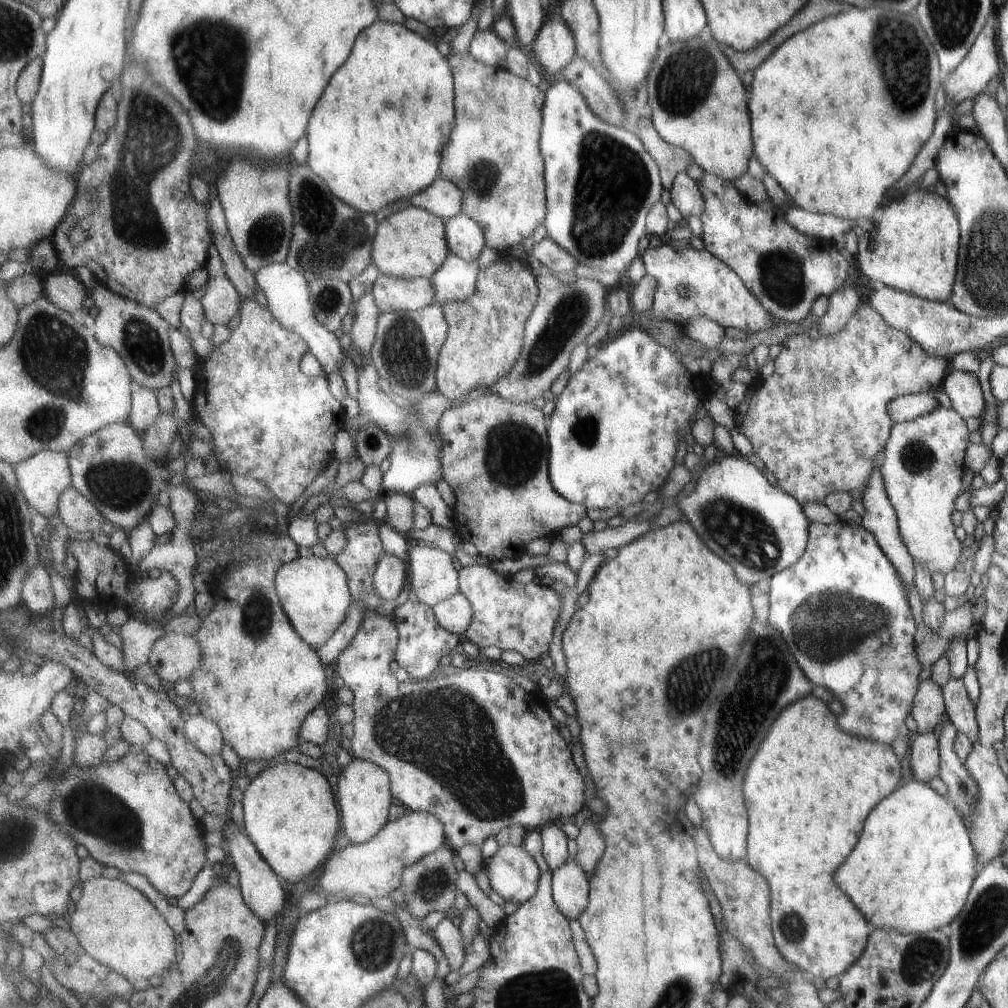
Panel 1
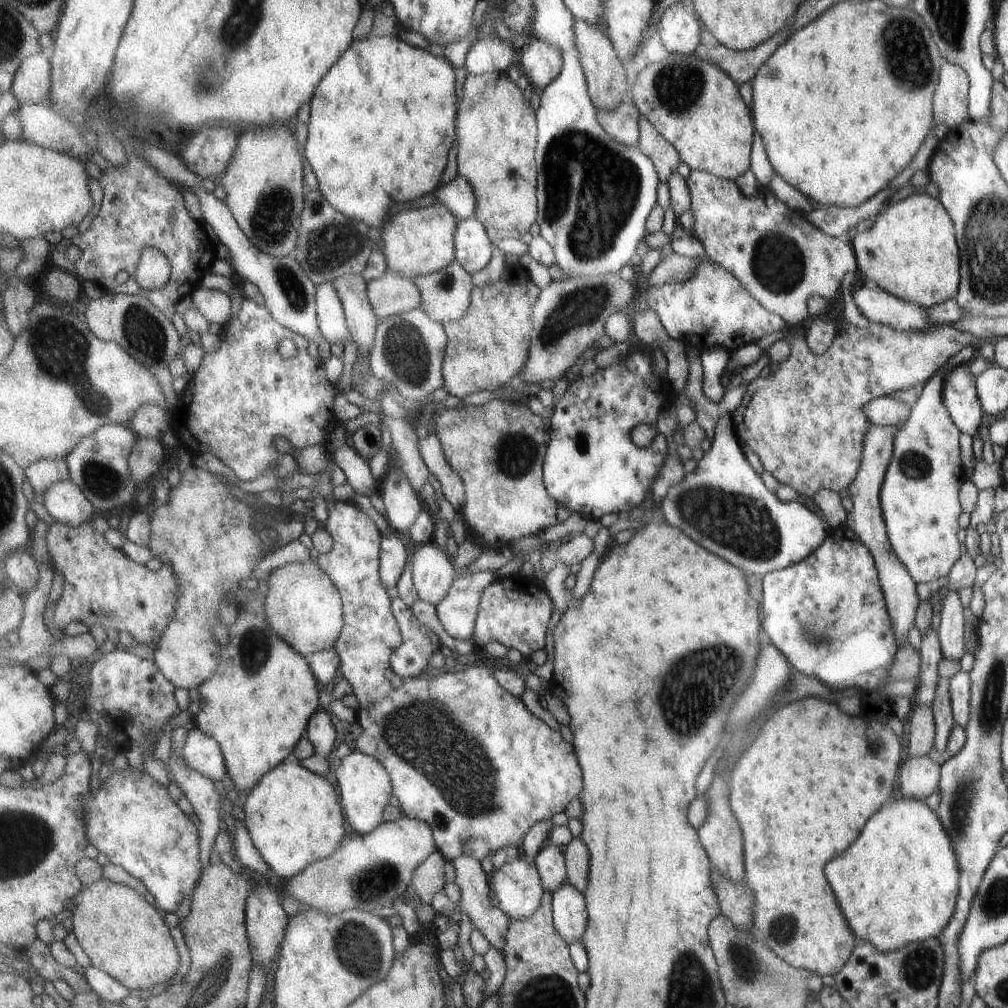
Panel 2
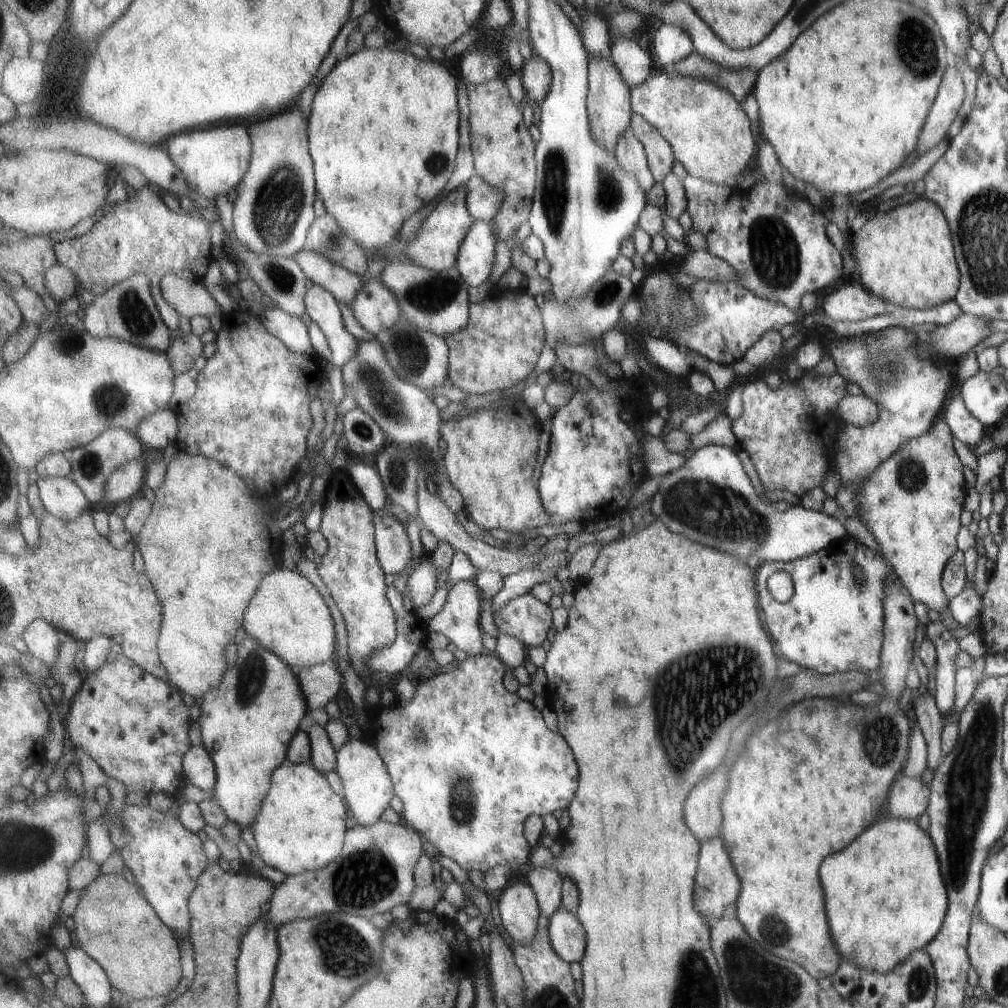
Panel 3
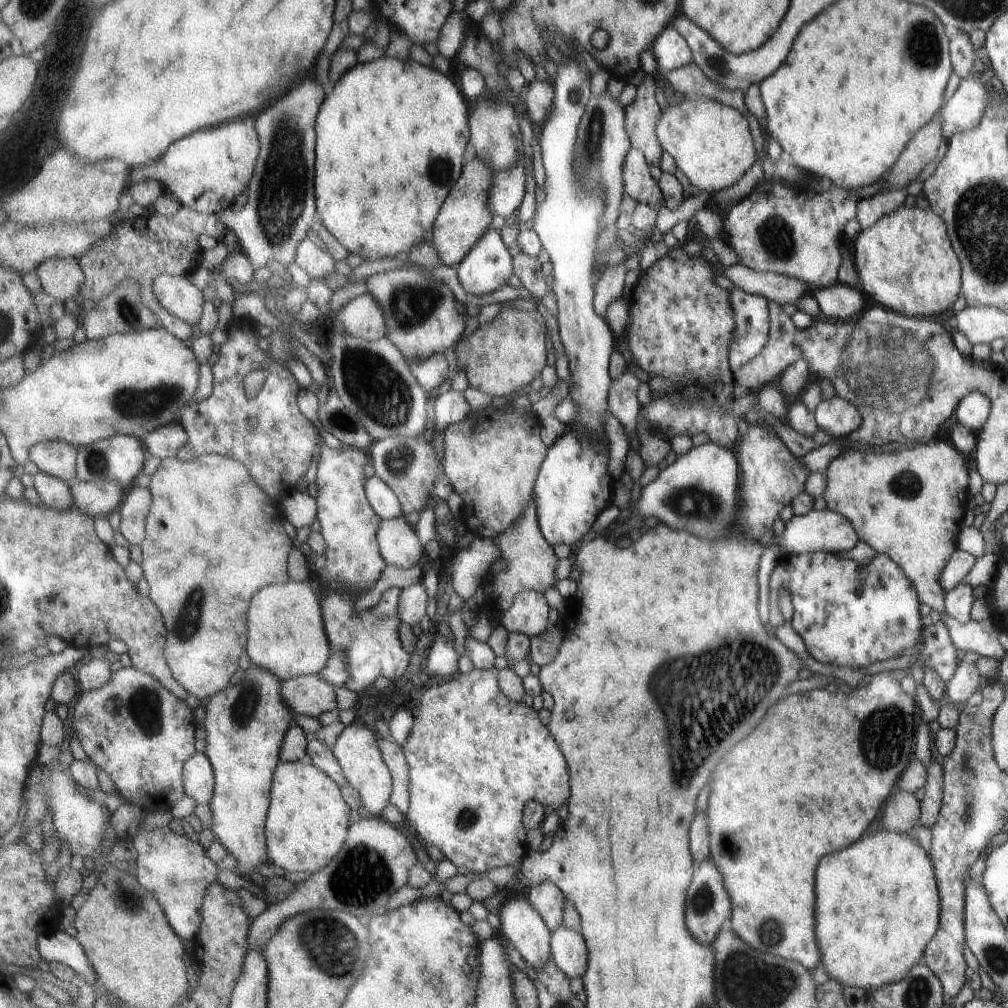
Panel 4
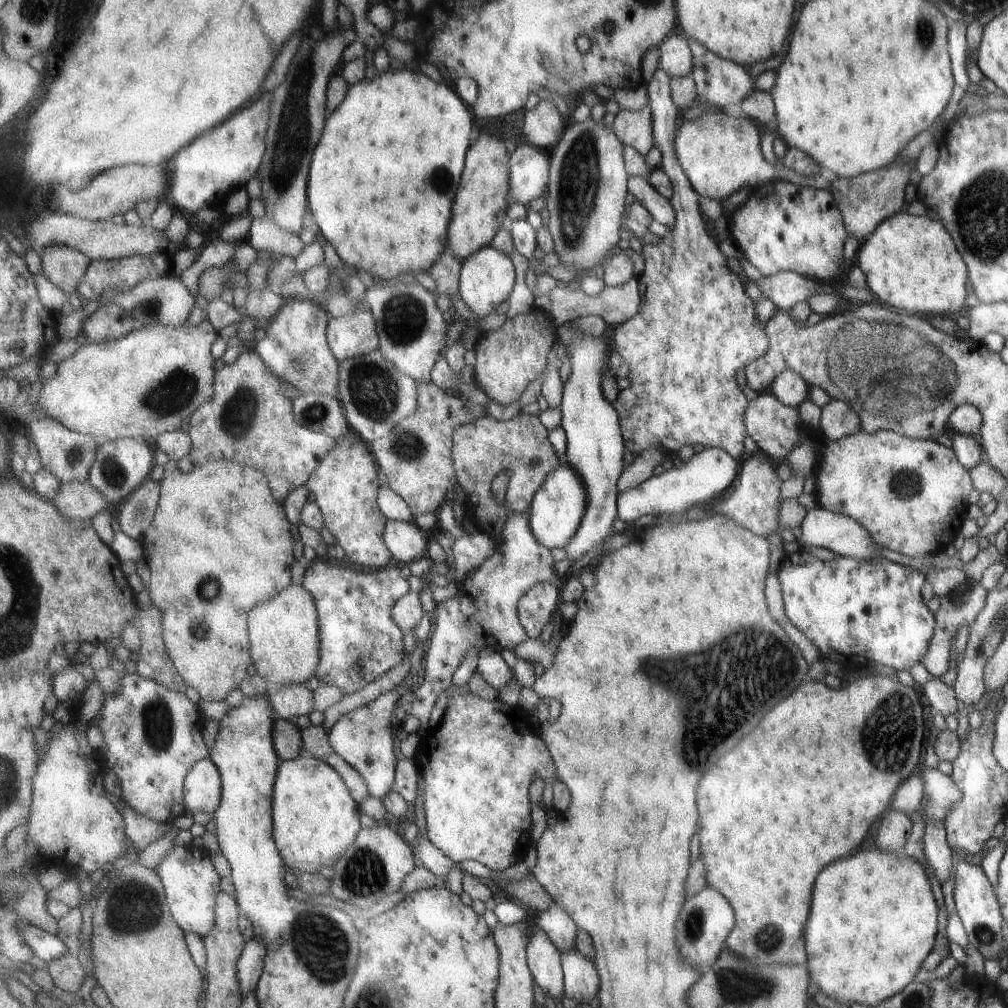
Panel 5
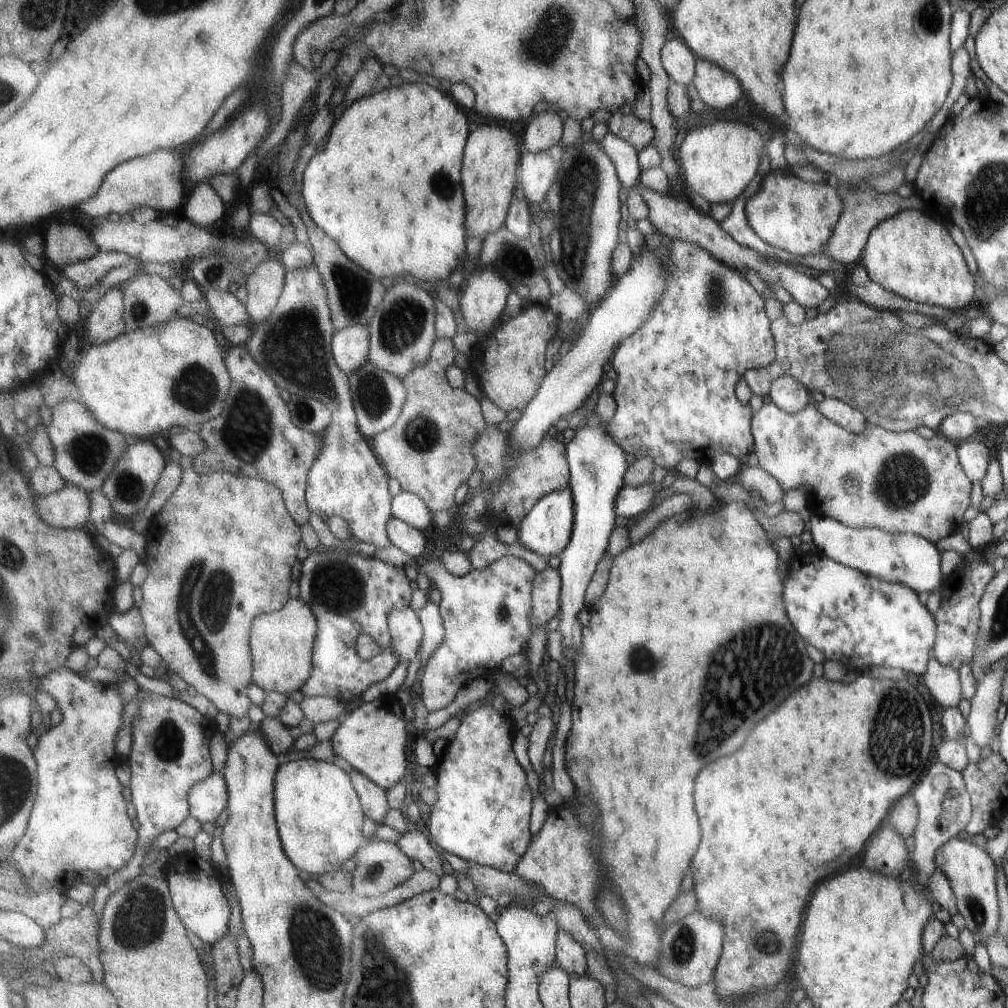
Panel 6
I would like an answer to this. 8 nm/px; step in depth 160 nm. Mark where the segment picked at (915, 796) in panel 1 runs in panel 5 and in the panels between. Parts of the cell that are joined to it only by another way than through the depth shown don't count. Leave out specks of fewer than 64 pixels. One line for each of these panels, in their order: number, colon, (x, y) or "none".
2: (897, 883)
3: (884, 897)
4: (877, 902)
5: (874, 917)

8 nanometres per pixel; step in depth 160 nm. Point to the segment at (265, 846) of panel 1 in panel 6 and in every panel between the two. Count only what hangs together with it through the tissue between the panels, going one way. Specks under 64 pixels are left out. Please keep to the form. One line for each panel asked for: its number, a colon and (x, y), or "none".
2: (294, 817)
3: (301, 827)
4: (308, 821)
5: (316, 819)
6: (320, 816)

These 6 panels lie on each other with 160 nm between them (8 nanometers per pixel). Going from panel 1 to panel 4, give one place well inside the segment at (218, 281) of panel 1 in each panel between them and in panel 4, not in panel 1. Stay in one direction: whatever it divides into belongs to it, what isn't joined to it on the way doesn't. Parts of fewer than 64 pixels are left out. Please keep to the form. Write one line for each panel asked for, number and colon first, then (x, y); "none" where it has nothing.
2: (215, 306)
3: (192, 299)
4: (181, 297)

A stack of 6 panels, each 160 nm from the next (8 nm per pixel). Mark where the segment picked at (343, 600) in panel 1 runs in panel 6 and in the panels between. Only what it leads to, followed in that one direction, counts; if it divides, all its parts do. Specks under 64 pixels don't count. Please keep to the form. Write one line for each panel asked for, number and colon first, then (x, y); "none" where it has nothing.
2: (304, 606)
3: (288, 615)
4: (287, 636)
5: (284, 633)
6: (283, 643)

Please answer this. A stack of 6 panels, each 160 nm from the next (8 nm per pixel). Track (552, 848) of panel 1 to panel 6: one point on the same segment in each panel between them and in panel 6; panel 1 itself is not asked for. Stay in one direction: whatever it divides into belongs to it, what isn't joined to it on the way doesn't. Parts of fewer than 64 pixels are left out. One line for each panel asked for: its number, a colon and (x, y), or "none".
2: (551, 862)
3: (547, 883)
4: (547, 899)
5: (561, 928)
6: (571, 955)

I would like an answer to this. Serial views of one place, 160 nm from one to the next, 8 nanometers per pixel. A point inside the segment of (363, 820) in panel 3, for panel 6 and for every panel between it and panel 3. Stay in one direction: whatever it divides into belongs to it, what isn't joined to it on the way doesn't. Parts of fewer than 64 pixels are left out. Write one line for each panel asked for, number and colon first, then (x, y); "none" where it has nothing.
4: (357, 749)
5: (364, 737)
6: (373, 738)

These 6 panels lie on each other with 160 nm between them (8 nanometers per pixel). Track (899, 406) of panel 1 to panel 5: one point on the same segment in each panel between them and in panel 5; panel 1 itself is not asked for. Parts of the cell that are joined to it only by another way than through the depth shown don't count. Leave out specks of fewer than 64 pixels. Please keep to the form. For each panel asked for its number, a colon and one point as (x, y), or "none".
2: (883, 411)
3: (858, 411)
4: (837, 417)
5: (837, 420)

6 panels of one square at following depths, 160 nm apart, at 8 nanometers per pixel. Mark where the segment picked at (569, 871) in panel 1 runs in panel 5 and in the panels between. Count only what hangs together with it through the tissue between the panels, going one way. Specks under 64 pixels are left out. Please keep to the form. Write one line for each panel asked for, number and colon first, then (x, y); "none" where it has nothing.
2: (570, 913)
3: (568, 936)
4: (569, 951)
5: (582, 981)

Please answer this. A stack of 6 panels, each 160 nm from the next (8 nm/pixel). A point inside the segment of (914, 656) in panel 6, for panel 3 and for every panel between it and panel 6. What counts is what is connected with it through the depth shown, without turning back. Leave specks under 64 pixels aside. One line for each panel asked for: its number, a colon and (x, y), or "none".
3: (833, 623)
4: (846, 615)
5: (861, 613)

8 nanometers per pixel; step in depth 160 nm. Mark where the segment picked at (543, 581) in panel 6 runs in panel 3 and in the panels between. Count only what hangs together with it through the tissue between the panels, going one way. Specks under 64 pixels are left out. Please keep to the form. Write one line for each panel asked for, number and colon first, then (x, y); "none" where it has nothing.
3: (528, 620)
4: (529, 614)
5: (537, 608)

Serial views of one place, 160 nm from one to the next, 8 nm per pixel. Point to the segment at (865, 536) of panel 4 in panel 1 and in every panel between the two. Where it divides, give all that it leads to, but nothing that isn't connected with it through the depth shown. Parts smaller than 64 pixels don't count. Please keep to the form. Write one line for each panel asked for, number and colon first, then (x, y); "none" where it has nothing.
1: (921, 465)
2: (918, 498)
3: (911, 503)

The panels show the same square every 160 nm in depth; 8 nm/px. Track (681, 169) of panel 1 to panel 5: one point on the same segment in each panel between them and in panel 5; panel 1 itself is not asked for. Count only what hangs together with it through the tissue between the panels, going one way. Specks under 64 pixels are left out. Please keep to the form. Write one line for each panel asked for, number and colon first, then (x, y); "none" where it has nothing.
2: (665, 156)
3: (661, 160)
4: (643, 115)
5: (634, 128)

